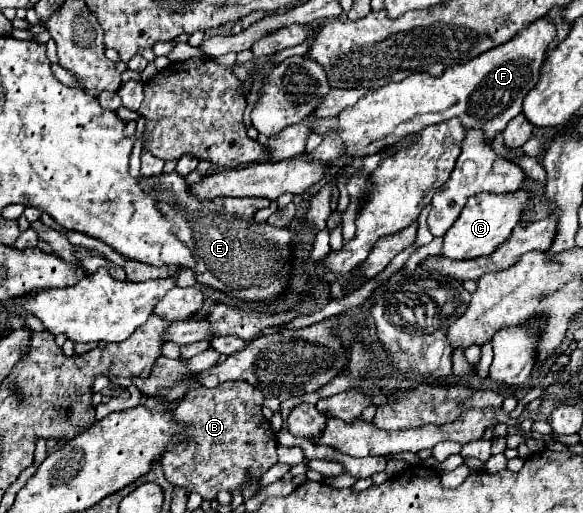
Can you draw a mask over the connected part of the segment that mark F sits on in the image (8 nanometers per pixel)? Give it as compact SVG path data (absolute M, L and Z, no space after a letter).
M538 19L516 35L516 39L478 55L464 65L448 67L438 77L418 73L400 83L388 83L386 87L376 89L338 115L338 133L326 135L322 145L310 153L310 159L330 163L344 151L348 151L350 157L378 153L408 133L418 133L428 125L442 123L452 117L458 117L466 127L480 127L488 141L494 139L494 135L504 131L508 121L522 111L522 101L538 83L540 67L554 35L554 25L546 19Z

